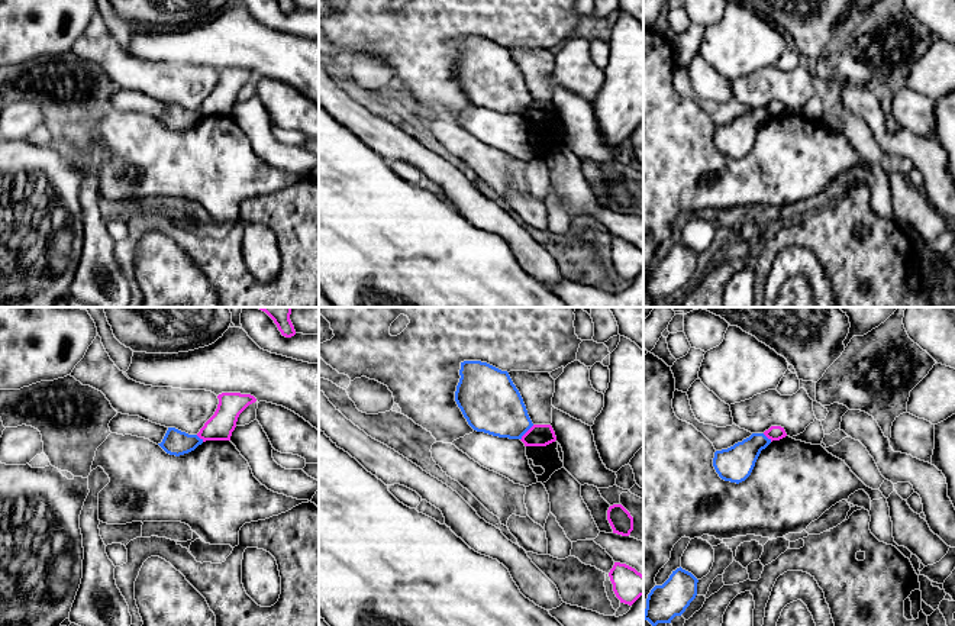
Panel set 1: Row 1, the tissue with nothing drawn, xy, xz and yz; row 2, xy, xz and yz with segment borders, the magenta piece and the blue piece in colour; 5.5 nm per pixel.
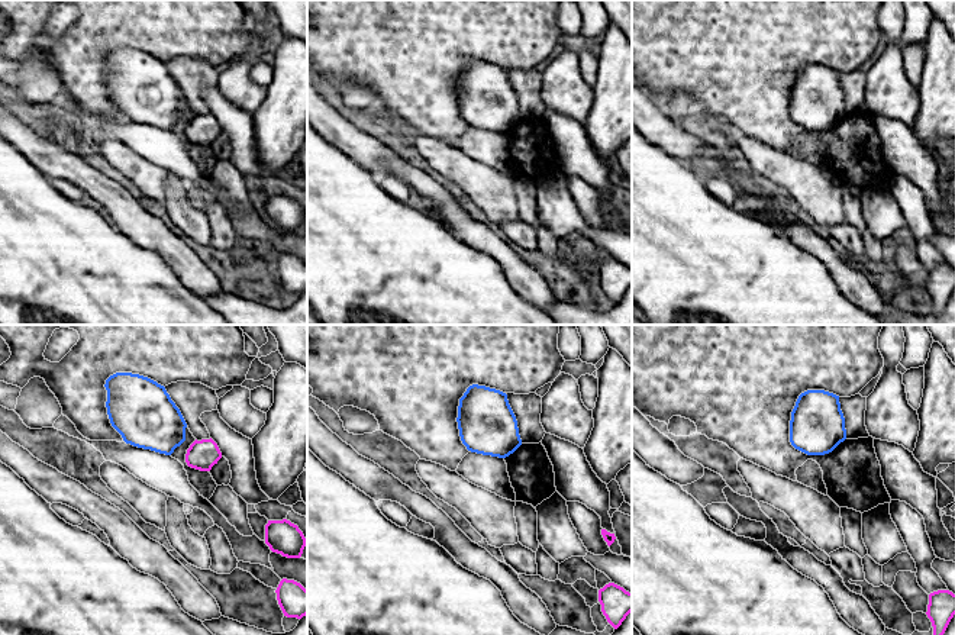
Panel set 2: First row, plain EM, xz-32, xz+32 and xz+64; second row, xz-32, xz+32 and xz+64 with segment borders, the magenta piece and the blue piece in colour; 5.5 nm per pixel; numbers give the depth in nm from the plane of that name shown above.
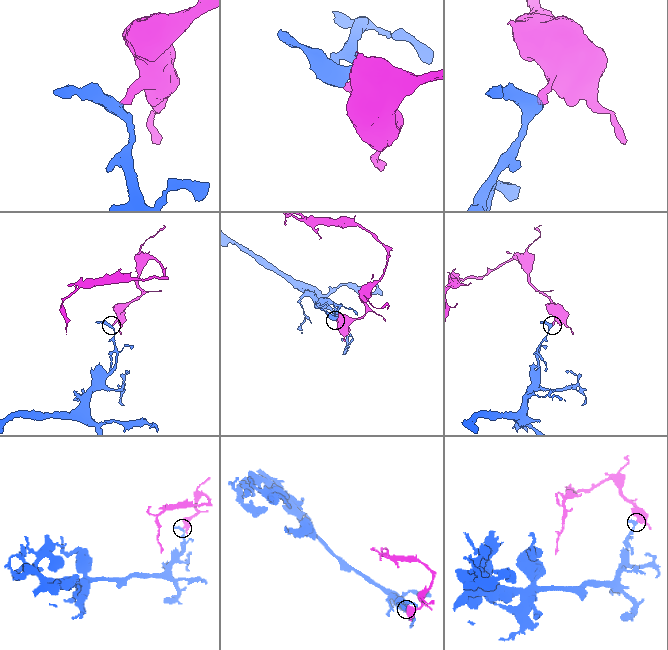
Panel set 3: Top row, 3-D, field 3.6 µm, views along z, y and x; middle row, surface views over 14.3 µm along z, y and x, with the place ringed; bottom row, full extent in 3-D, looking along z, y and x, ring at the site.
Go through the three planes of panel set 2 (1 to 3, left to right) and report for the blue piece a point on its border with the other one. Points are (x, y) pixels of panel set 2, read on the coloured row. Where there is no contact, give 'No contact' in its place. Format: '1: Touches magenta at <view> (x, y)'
1: No contact
2: No contact
3: No contact

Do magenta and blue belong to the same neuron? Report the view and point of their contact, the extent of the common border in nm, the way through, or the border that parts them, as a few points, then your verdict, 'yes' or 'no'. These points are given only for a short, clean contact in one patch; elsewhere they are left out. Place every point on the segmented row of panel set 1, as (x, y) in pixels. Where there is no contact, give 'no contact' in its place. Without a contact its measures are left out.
contact xz (526, 432); length 120 nm; border xz (534, 425), (520, 439); no

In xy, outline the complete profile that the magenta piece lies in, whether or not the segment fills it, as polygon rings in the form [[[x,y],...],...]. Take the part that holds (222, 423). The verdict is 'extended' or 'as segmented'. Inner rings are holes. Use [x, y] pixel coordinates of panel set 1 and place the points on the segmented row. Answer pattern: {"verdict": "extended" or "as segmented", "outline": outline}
{"verdict": "as segmented", "outline": [[[222,393],[214,414],[204,423],[197,436],[206,441],[230,441],[239,414],[257,398],[251,394]]]}

